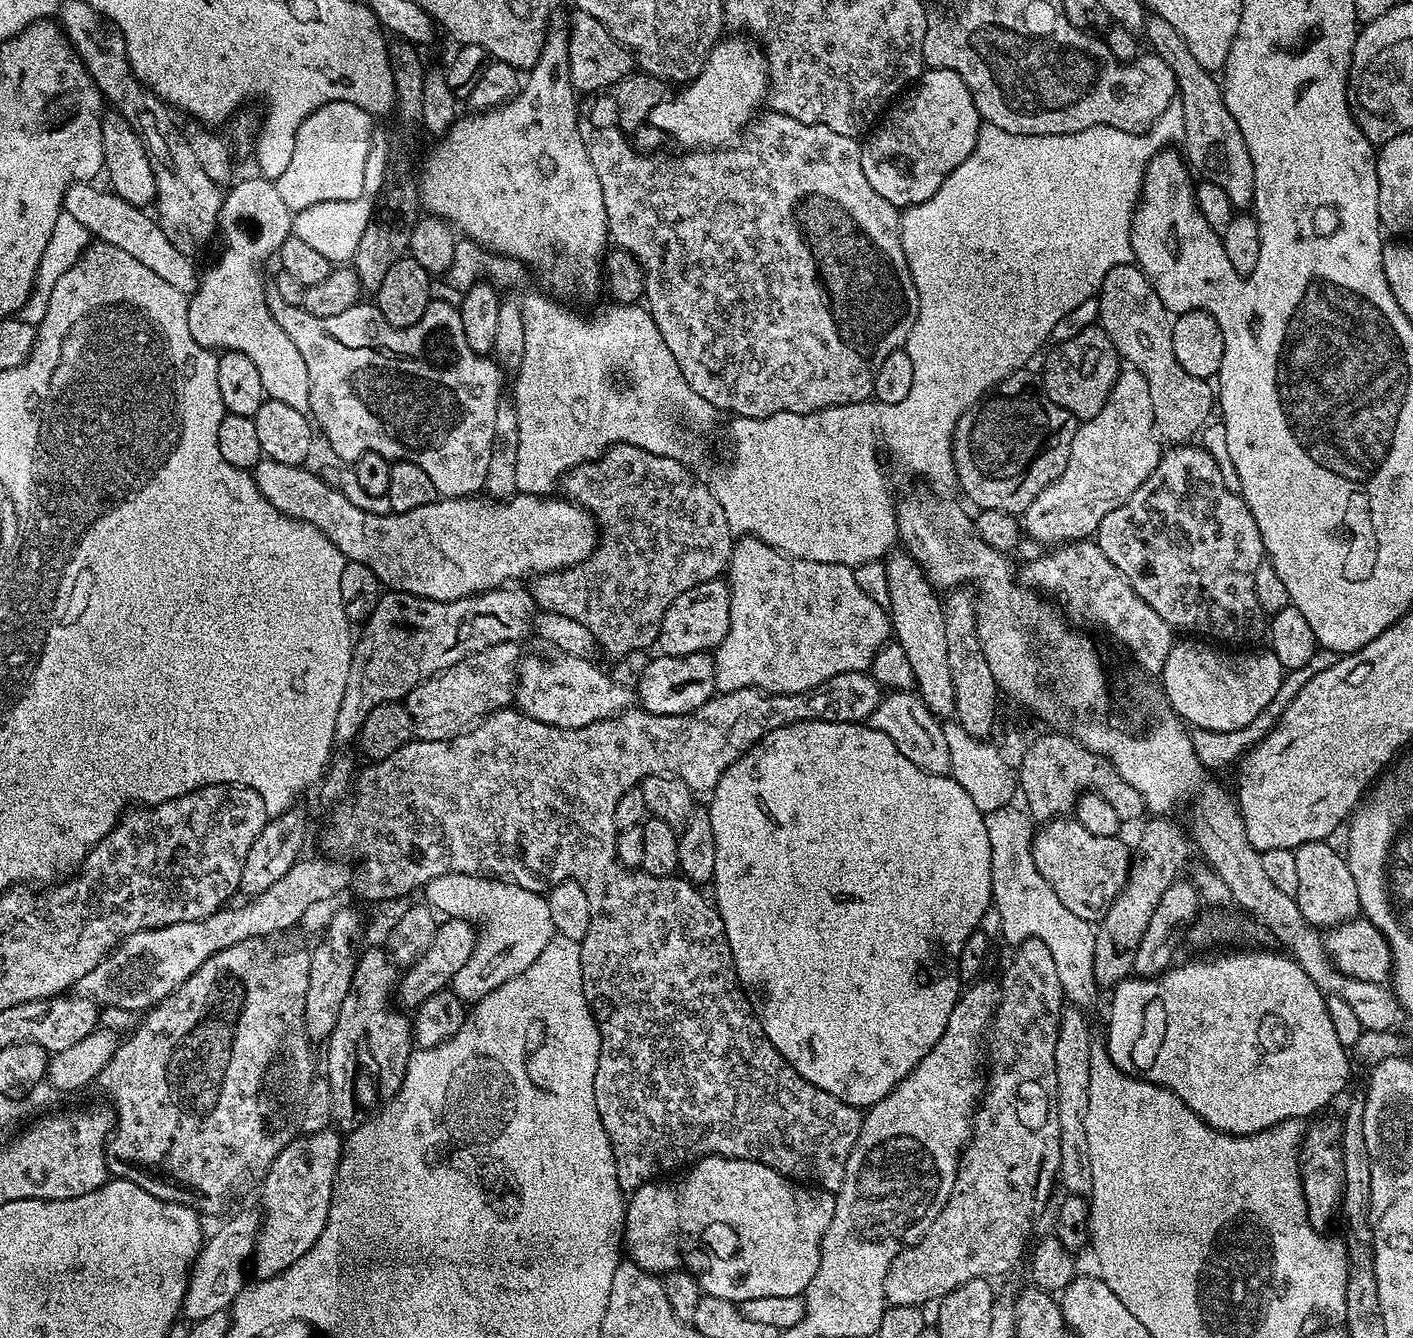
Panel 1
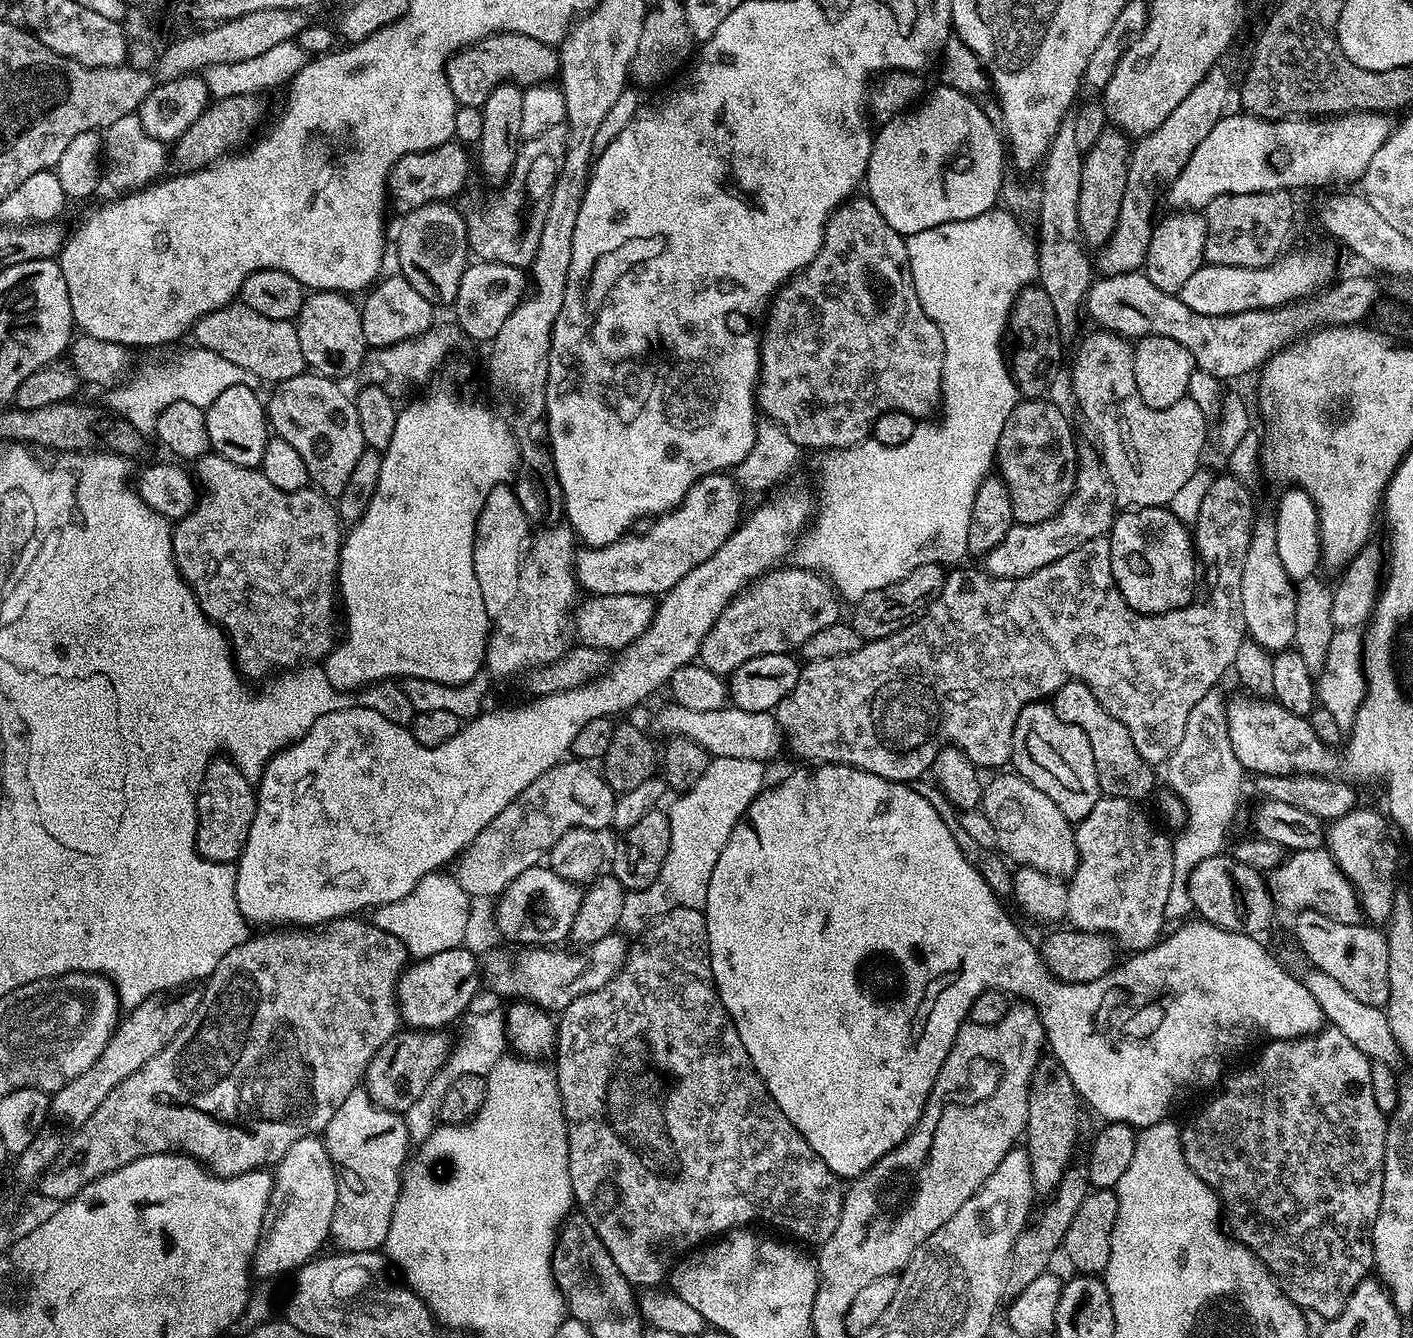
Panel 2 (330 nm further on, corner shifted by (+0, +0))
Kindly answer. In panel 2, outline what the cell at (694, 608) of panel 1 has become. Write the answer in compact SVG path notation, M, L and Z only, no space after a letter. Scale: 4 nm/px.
M795 566L777 567L753 580L728 603L726 610L722 610L718 622L714 622L710 634L706 634L702 642L699 663L714 674L727 678L732 675L734 669L742 666L742 662L750 662L750 658L758 658L762 654L795 653L804 645L806 638L811 638L817 630L823 630L825 626L841 619L840 604L842 605L842 600L836 589L819 572Z

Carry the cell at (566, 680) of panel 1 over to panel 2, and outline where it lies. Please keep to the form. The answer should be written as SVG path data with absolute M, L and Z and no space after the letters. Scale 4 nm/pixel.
M675 702L668 705L656 716L656 728L665 732L665 737L685 736L698 742L709 757L746 758L769 762L783 749L786 737L780 730L772 712L751 712L735 706L725 706L718 710L686 710L686 706Z

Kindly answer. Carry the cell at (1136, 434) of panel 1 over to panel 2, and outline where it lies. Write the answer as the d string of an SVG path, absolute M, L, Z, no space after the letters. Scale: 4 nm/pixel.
M1093 448L1079 449L1076 486L1057 516L1037 524L1013 523L1006 538L1002 538L1002 542L983 557L983 567L991 576L1011 580L1029 576L1034 574L1034 570L1042 570L1042 566L1050 566L1050 562L1058 562L1058 558L1070 554L1082 546L1082 542L1090 542L1090 538L1098 538L1111 529L1112 521L1118 515L1118 501L1101 453Z

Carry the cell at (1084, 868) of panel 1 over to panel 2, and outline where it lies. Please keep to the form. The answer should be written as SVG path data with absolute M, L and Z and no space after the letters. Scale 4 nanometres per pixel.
M1004 774L993 775L996 777L987 781L982 801L983 815L990 818L994 834L998 834L999 851L1013 865L1042 870L1042 874L1057 878L1071 878L1079 864L1073 821L1067 820L1062 810L1058 810L1042 790L1021 776L1000 775Z

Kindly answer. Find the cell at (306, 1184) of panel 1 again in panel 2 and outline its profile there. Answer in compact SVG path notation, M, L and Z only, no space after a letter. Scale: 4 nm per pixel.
M361 1086L350 1090L350 1094L346 1094L346 1102L334 1110L334 1118L330 1118L324 1127L322 1139L337 1170L338 1202L334 1210L331 1243L336 1243L335 1247L341 1252L375 1252L383 1249L384 1239L390 1230L390 1218L398 1202L402 1173L410 1159L410 1141L403 1115L378 1107Z

